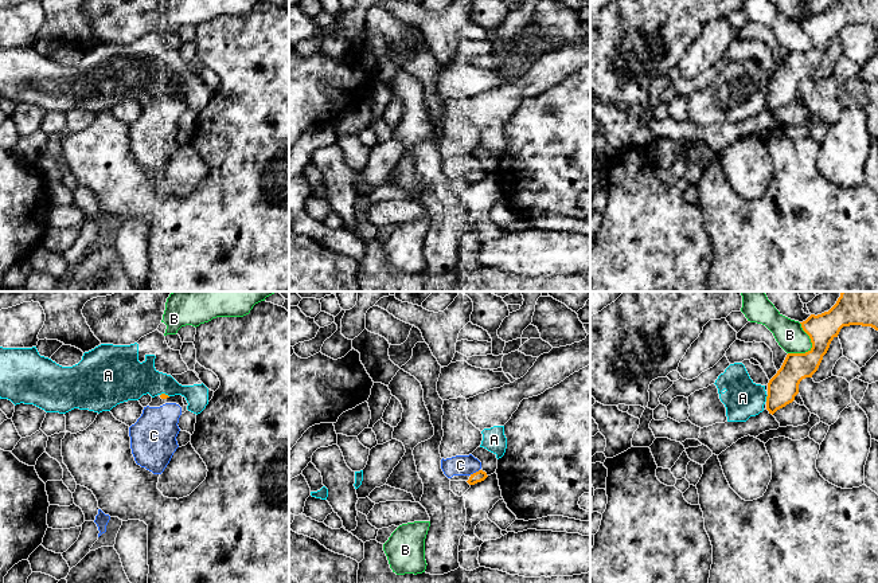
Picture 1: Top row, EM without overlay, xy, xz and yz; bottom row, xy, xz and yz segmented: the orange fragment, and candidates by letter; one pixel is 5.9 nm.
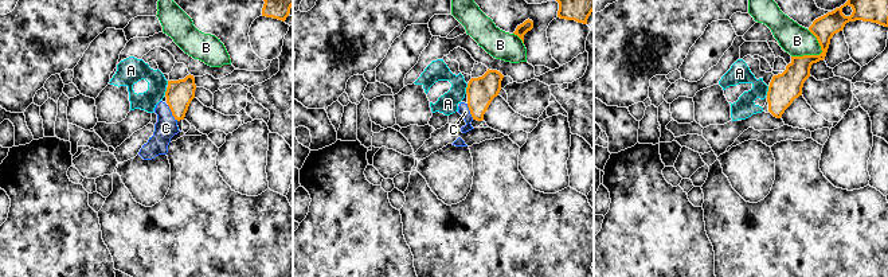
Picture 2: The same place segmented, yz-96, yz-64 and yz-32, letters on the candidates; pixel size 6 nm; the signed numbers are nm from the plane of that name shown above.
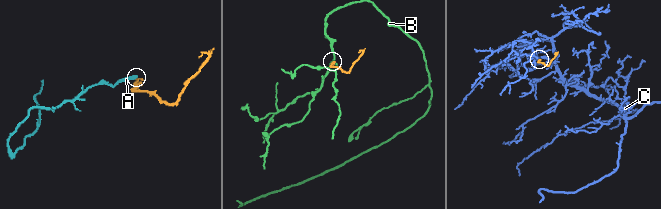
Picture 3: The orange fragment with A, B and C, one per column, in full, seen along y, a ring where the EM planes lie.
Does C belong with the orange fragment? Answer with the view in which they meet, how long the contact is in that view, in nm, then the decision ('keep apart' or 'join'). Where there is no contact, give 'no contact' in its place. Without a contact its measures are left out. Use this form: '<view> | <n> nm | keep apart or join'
xz | 70 nm | join

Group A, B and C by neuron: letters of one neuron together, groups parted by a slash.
A / B / C

